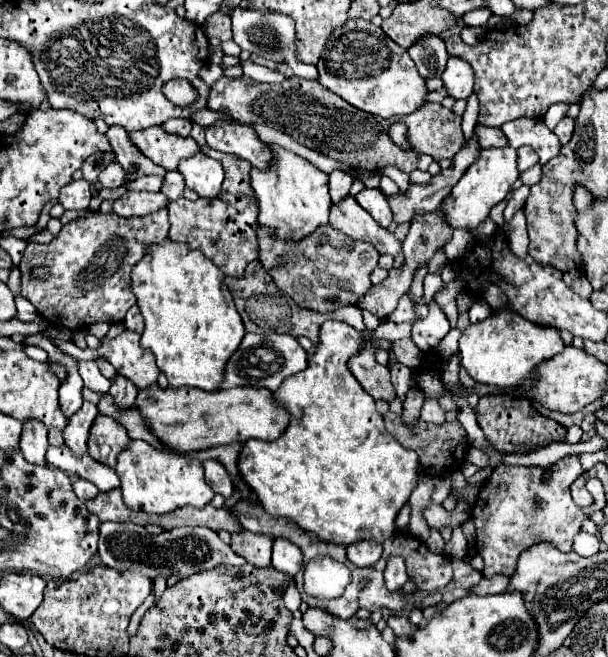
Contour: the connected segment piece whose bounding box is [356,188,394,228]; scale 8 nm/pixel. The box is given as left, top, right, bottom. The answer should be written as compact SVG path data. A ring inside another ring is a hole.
M366 188L366 190L362 190L358 196L356 196L356 200L358 200L358 204L364 208L364 210L368 210L370 214L372 214L372 218L380 224L380 226L384 226L384 228L388 228L390 224L392 224L392 208L390 208L390 204L388 204L388 200L384 198L384 192L380 190L380 188Z

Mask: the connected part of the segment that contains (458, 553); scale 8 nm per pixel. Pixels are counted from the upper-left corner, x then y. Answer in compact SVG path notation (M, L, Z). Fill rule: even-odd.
M456 528L456 530L452 532L452 540L450 540L448 548L450 548L450 552L444 552L444 554L448 554L450 558L462 560L462 558L468 554L468 540L466 540L462 528Z

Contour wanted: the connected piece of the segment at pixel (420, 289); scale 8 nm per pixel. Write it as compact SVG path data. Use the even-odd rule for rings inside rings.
M422 266L422 268L414 274L414 282L412 282L412 286L410 286L410 292L412 292L412 298L414 298L414 300L420 300L420 298L424 296L424 278L426 278L426 274L428 274L428 268L426 268L426 266Z

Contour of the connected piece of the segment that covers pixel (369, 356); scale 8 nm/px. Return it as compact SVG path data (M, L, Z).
M366 342L364 348L358 350L348 360L348 370L354 374L354 378L360 382L360 386L372 398L392 400L396 396L396 392L394 392L394 386L390 380L390 370L376 362L376 352L378 352L378 346L372 342Z

